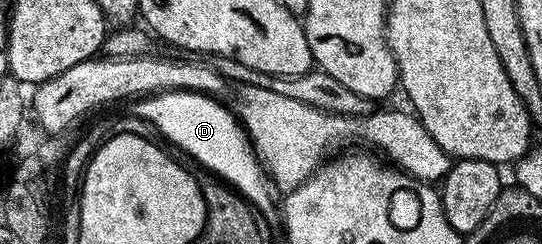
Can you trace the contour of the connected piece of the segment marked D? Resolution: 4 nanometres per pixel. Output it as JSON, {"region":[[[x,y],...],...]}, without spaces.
{"region":[[[161,93],[137,100],[134,113],[135,116],[144,118],[149,126],[156,128],[157,125],[162,136],[169,137],[194,160],[201,161],[205,170],[231,185],[235,192],[247,198],[261,214],[264,212],[266,216],[272,217],[276,213],[277,216],[278,197],[276,201],[272,194],[273,182],[252,150],[244,126],[216,101],[219,100],[203,93]]]}

